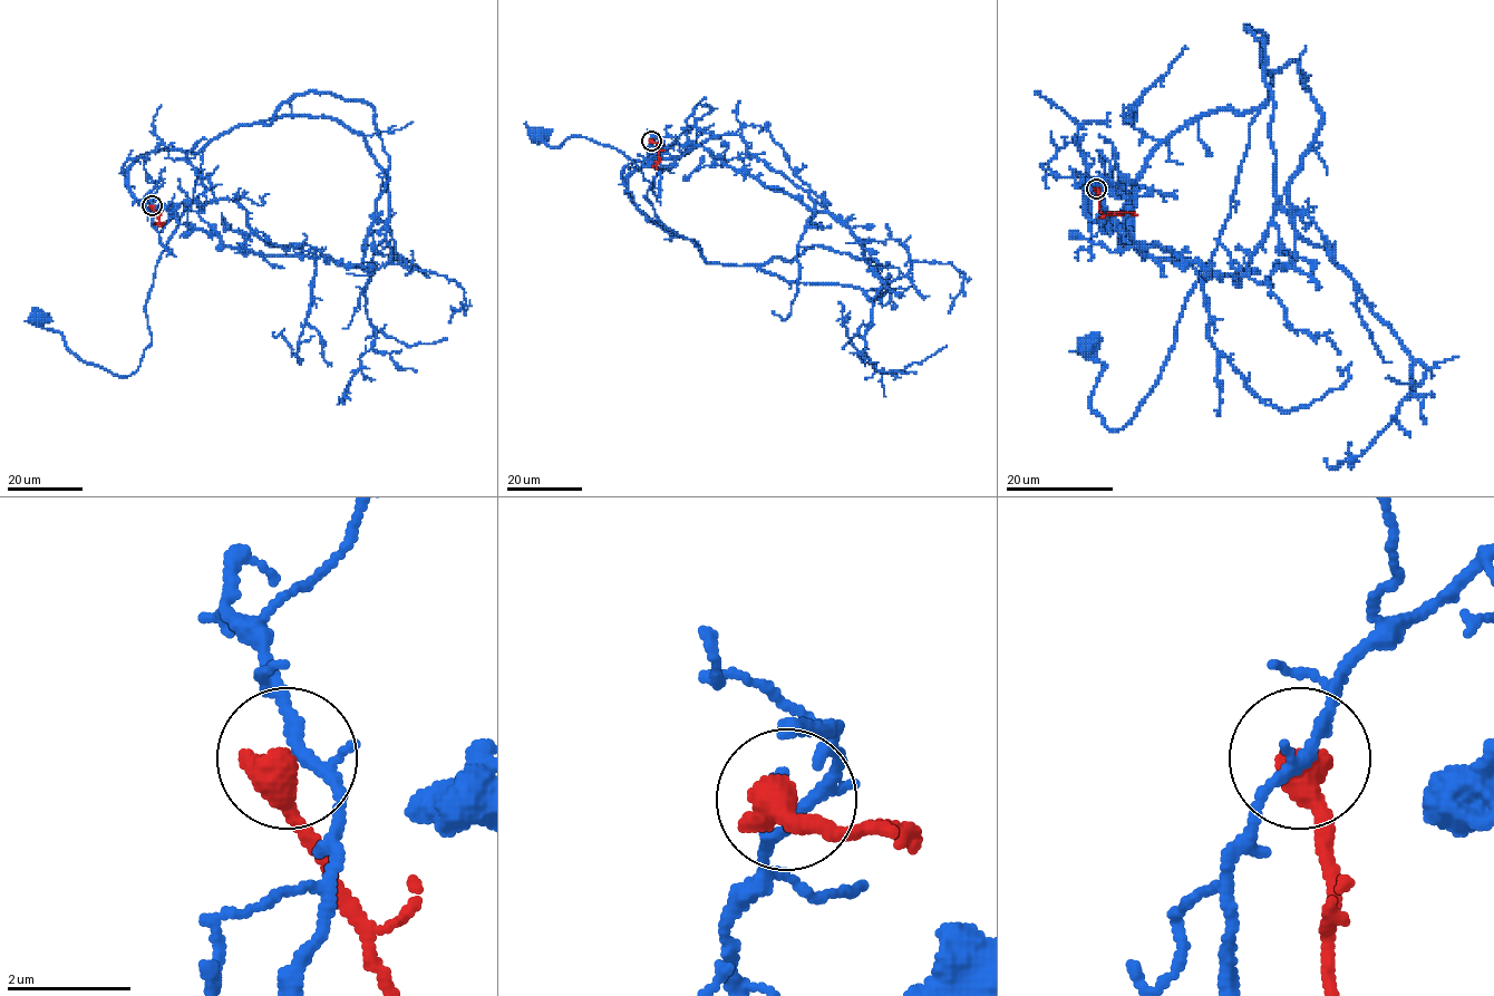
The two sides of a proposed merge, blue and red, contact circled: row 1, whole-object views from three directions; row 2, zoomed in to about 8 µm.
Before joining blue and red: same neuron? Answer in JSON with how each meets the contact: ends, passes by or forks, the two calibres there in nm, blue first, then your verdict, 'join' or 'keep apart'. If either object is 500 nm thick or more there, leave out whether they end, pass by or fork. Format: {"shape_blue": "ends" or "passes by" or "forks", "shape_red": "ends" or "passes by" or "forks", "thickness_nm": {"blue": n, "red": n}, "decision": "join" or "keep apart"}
{"thickness_nm": {"blue": 190, "red": 600}, "decision": "keep apart"}

